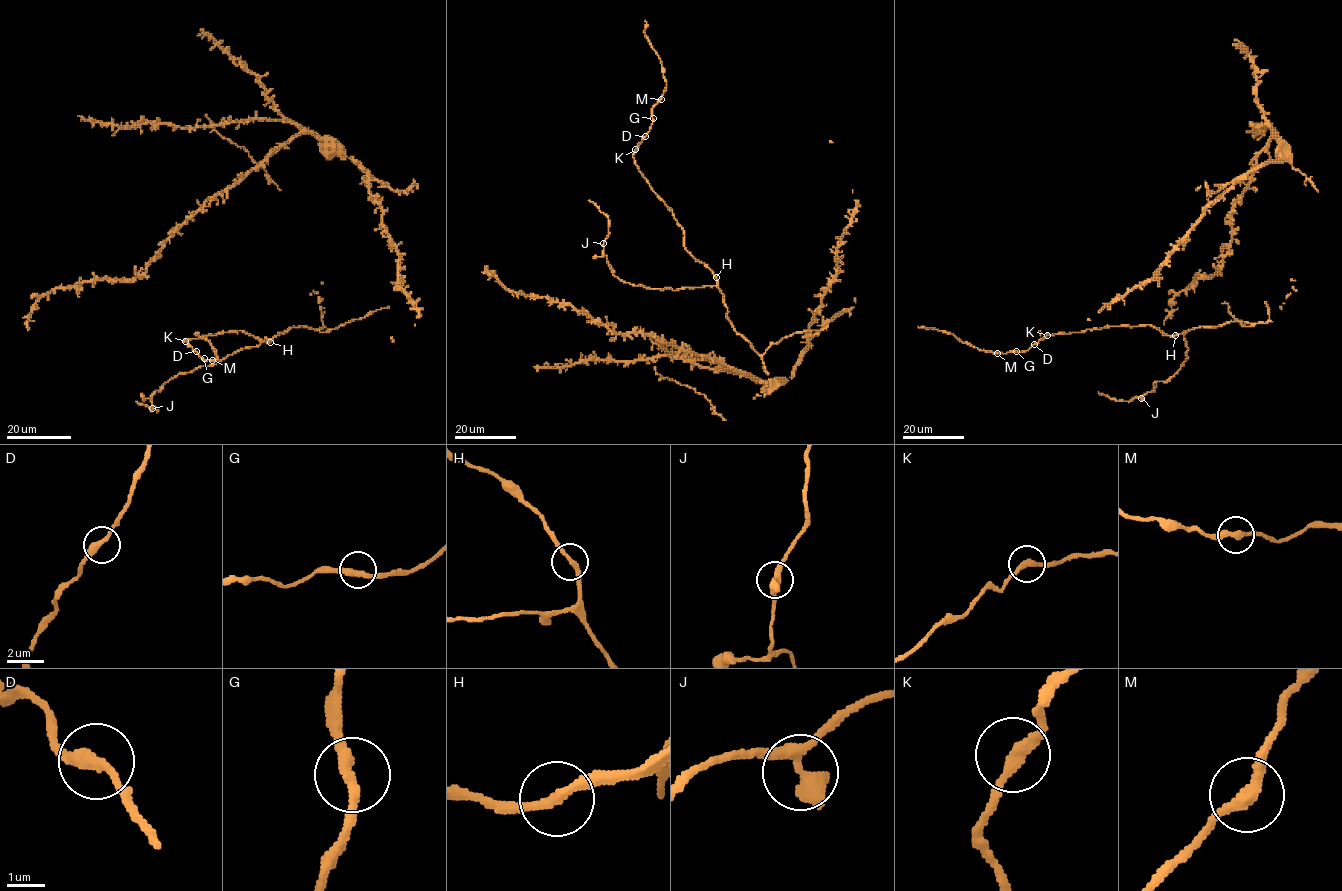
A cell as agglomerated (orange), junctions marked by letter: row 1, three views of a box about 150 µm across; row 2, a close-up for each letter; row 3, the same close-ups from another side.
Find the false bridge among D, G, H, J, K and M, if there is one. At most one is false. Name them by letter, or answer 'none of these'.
none of these

